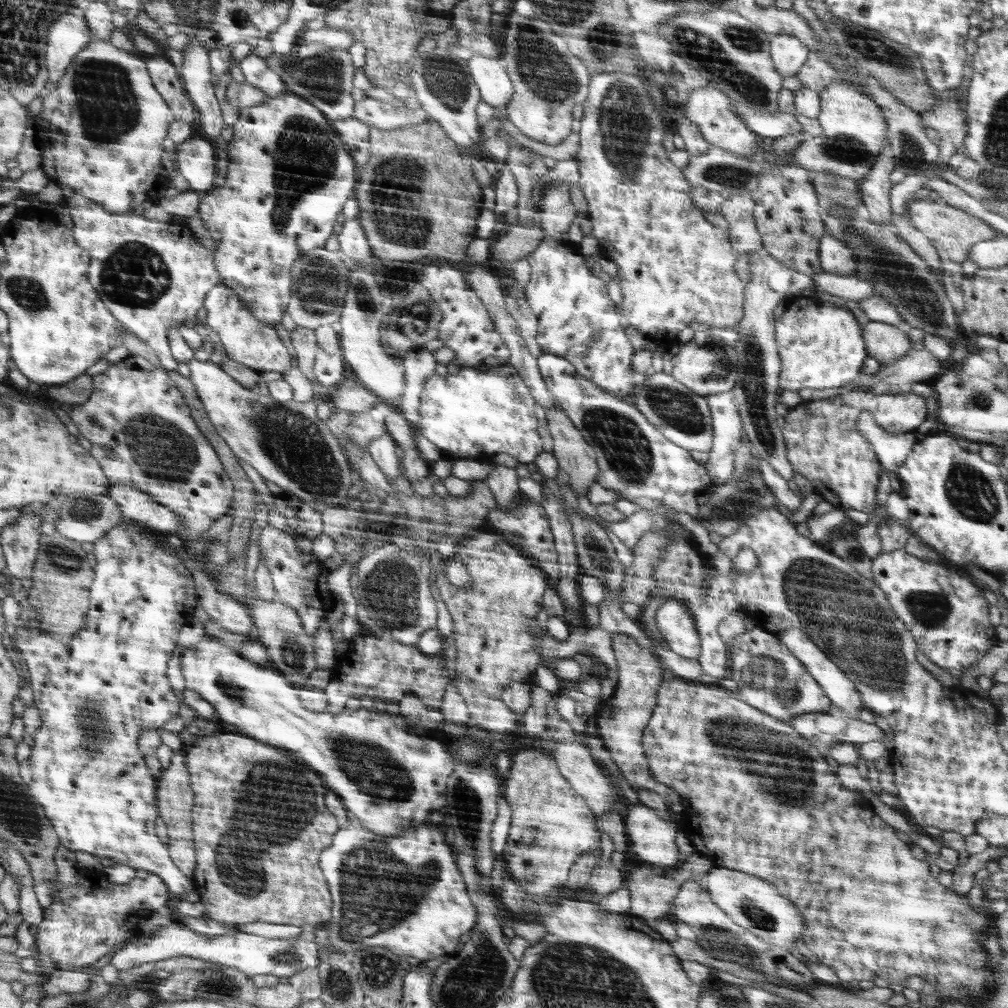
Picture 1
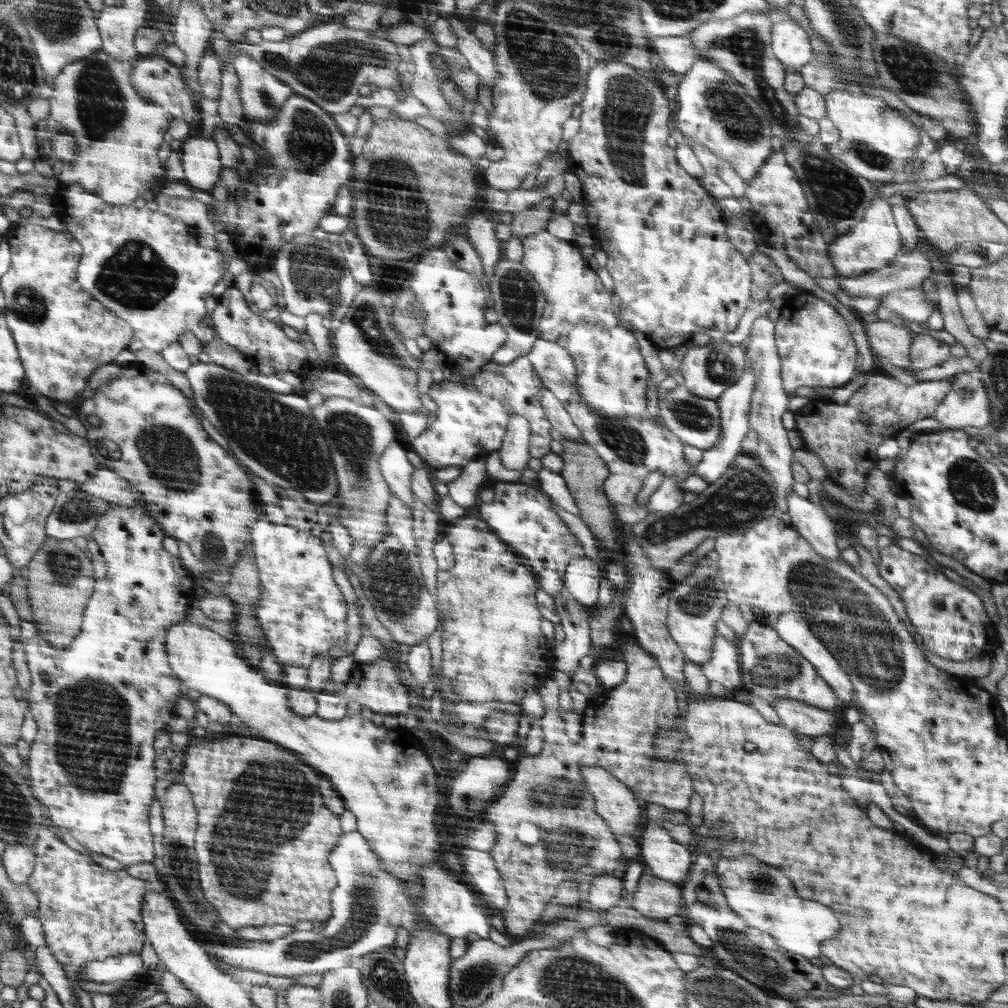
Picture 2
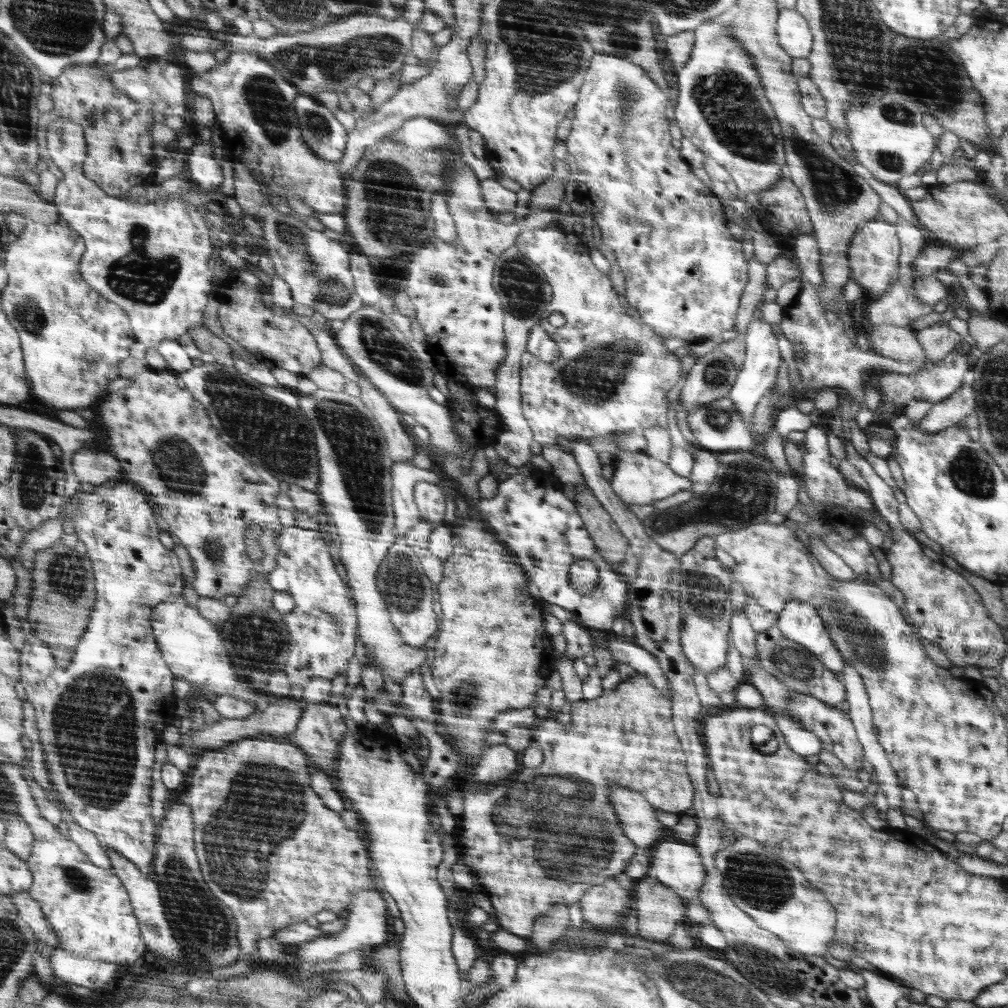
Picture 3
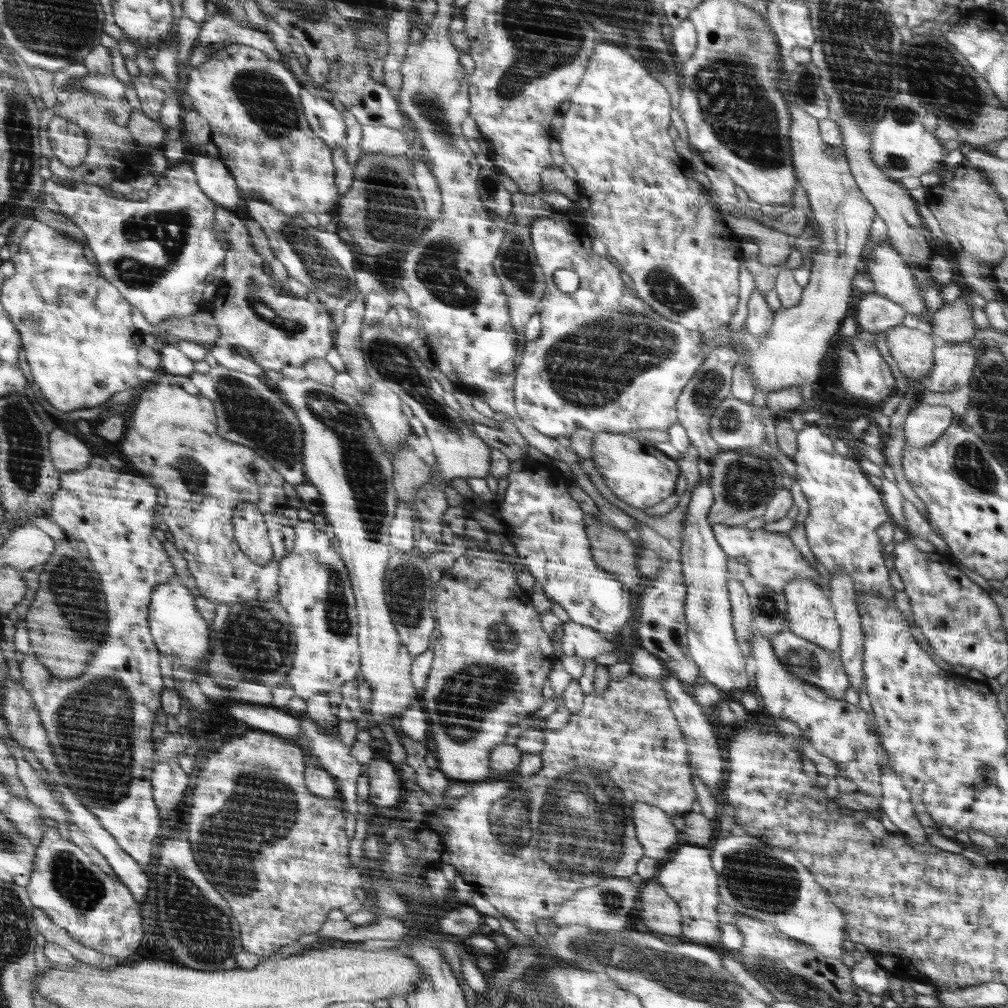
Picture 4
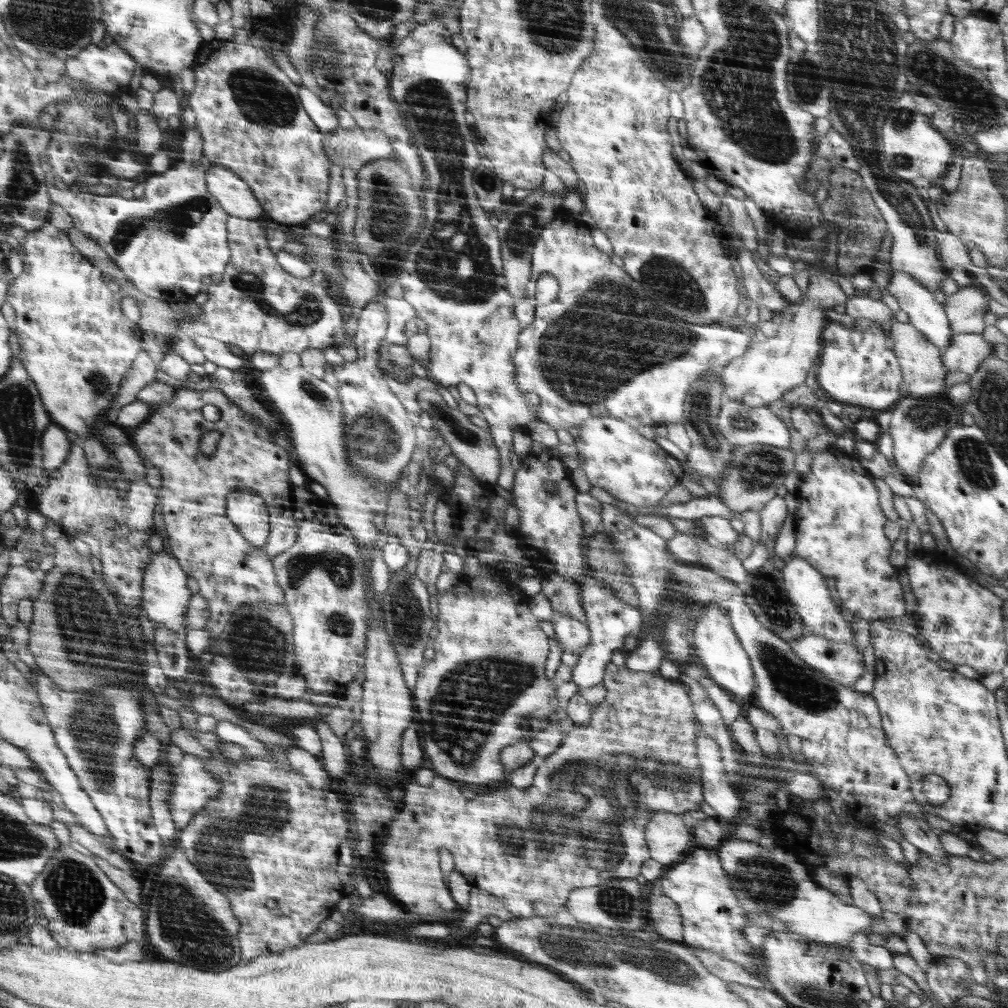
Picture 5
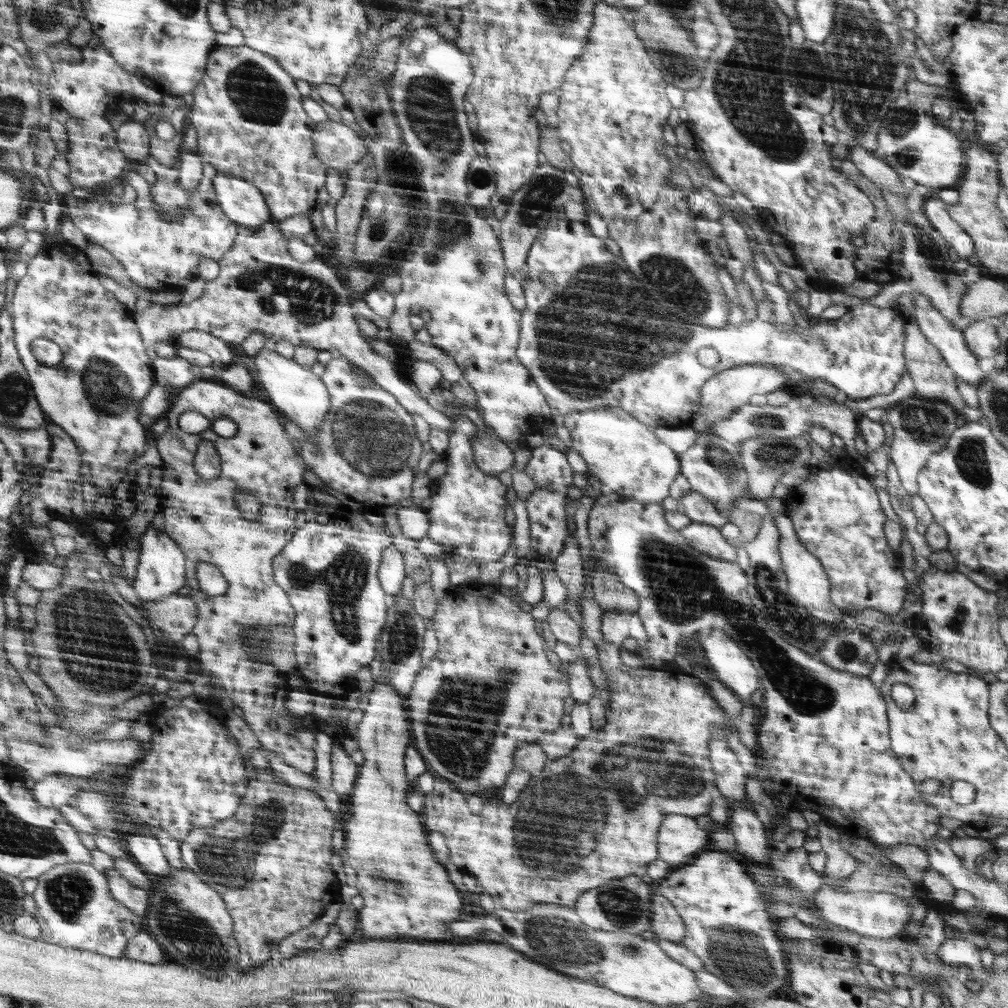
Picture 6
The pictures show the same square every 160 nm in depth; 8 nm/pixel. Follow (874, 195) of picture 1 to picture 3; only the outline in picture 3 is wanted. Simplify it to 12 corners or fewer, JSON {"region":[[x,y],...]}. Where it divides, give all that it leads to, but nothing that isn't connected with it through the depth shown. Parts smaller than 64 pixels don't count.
{"region":[[882,215],[848,247],[849,278],[878,298],[894,284],[901,242]]}

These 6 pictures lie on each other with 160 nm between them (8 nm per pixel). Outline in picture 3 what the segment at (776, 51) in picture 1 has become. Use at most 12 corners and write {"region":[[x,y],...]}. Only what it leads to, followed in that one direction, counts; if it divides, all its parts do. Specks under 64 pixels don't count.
{"region":[[780,8],[778,44],[794,59],[813,45],[808,22],[795,8]]}

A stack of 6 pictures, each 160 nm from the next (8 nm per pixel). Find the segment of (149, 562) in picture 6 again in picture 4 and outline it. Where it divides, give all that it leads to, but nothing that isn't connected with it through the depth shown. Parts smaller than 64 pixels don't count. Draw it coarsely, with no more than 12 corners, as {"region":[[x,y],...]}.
{"region":[[178,578],[155,588],[158,650],[195,672],[213,632]]}

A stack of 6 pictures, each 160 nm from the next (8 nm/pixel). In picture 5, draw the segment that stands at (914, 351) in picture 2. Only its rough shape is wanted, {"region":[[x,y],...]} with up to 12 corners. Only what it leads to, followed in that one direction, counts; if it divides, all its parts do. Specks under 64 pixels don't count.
{"region":[[981,286],[943,301],[954,335],[985,328],[989,312]]}

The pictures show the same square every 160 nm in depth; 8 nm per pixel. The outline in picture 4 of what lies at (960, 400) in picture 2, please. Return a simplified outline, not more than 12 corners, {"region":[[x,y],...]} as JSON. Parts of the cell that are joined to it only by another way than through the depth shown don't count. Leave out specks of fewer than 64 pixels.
{"region":[[917,402],[904,446],[926,448],[956,422],[948,406]]}

